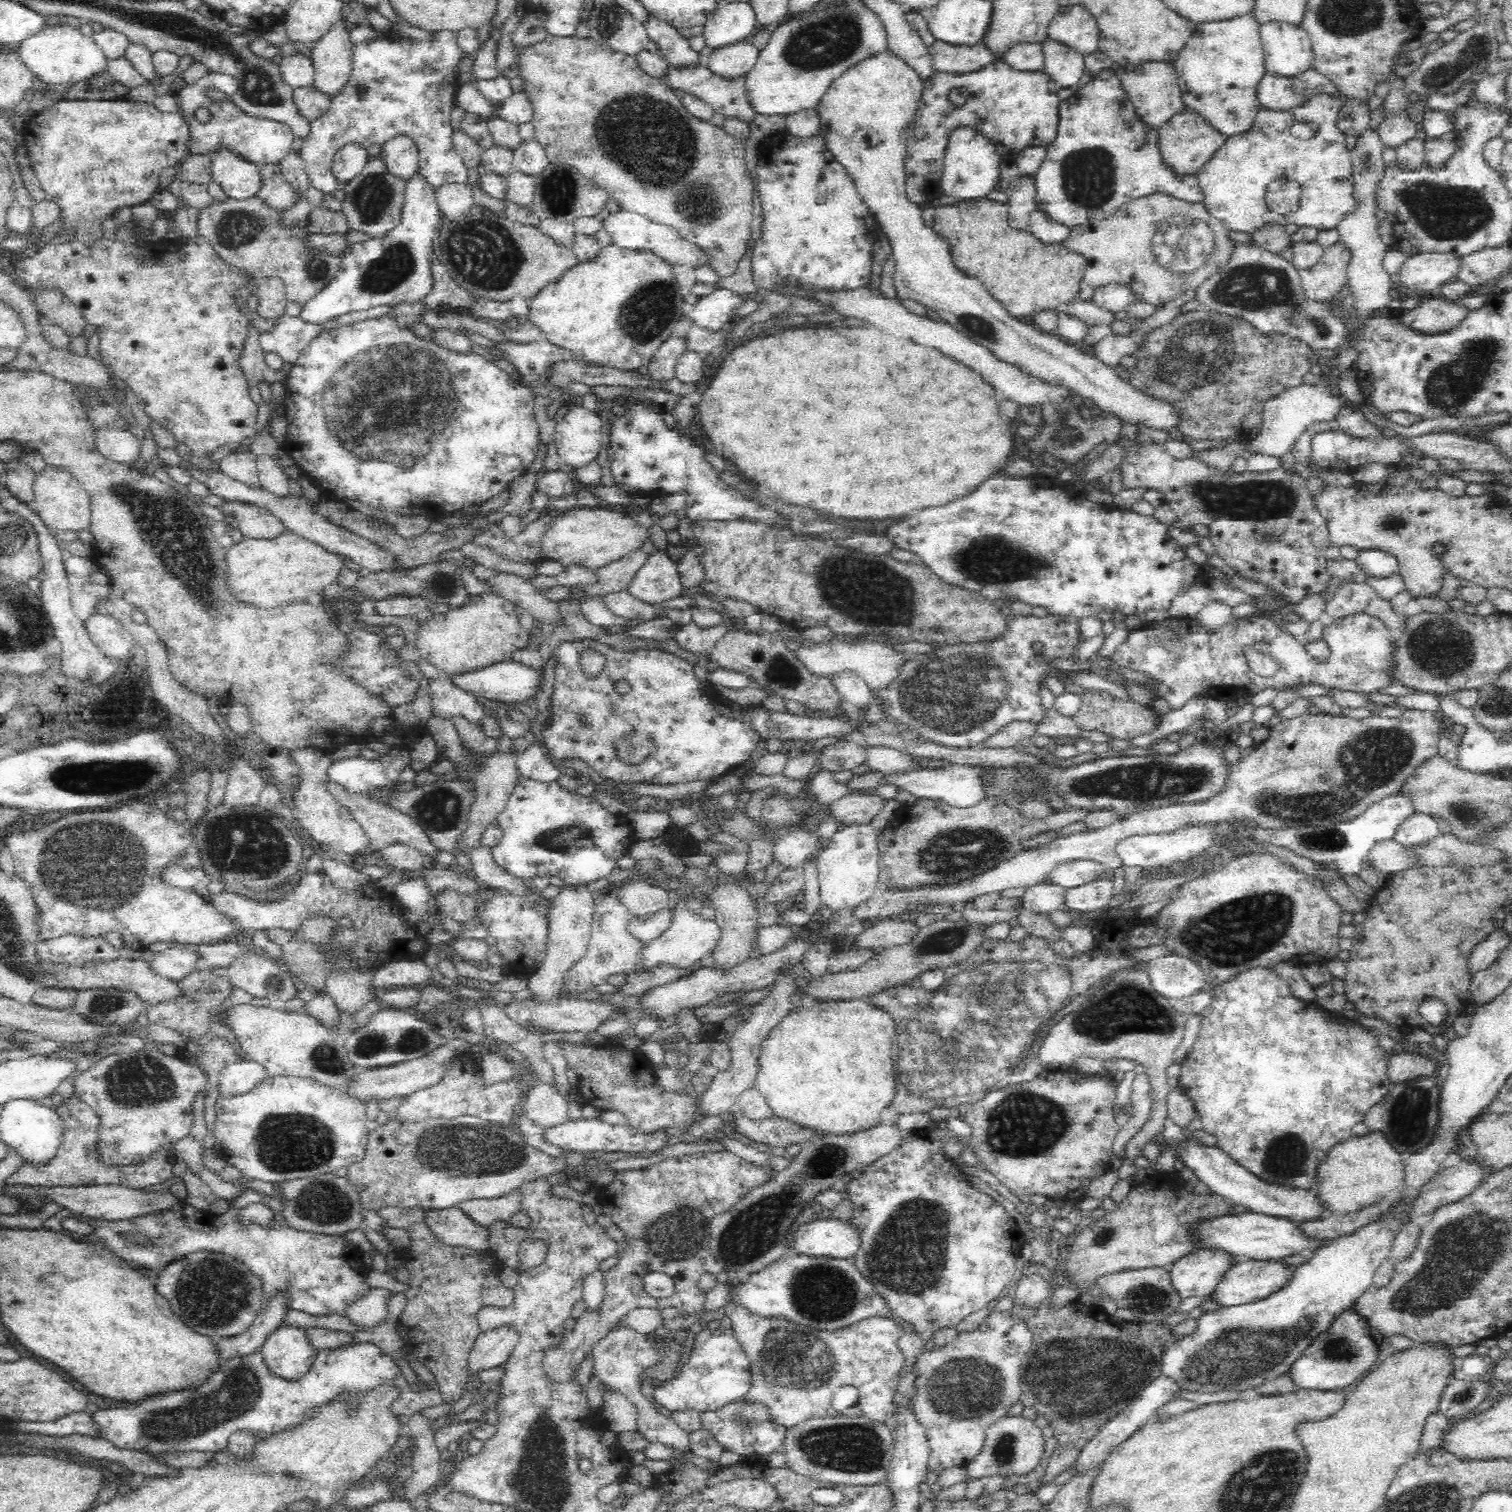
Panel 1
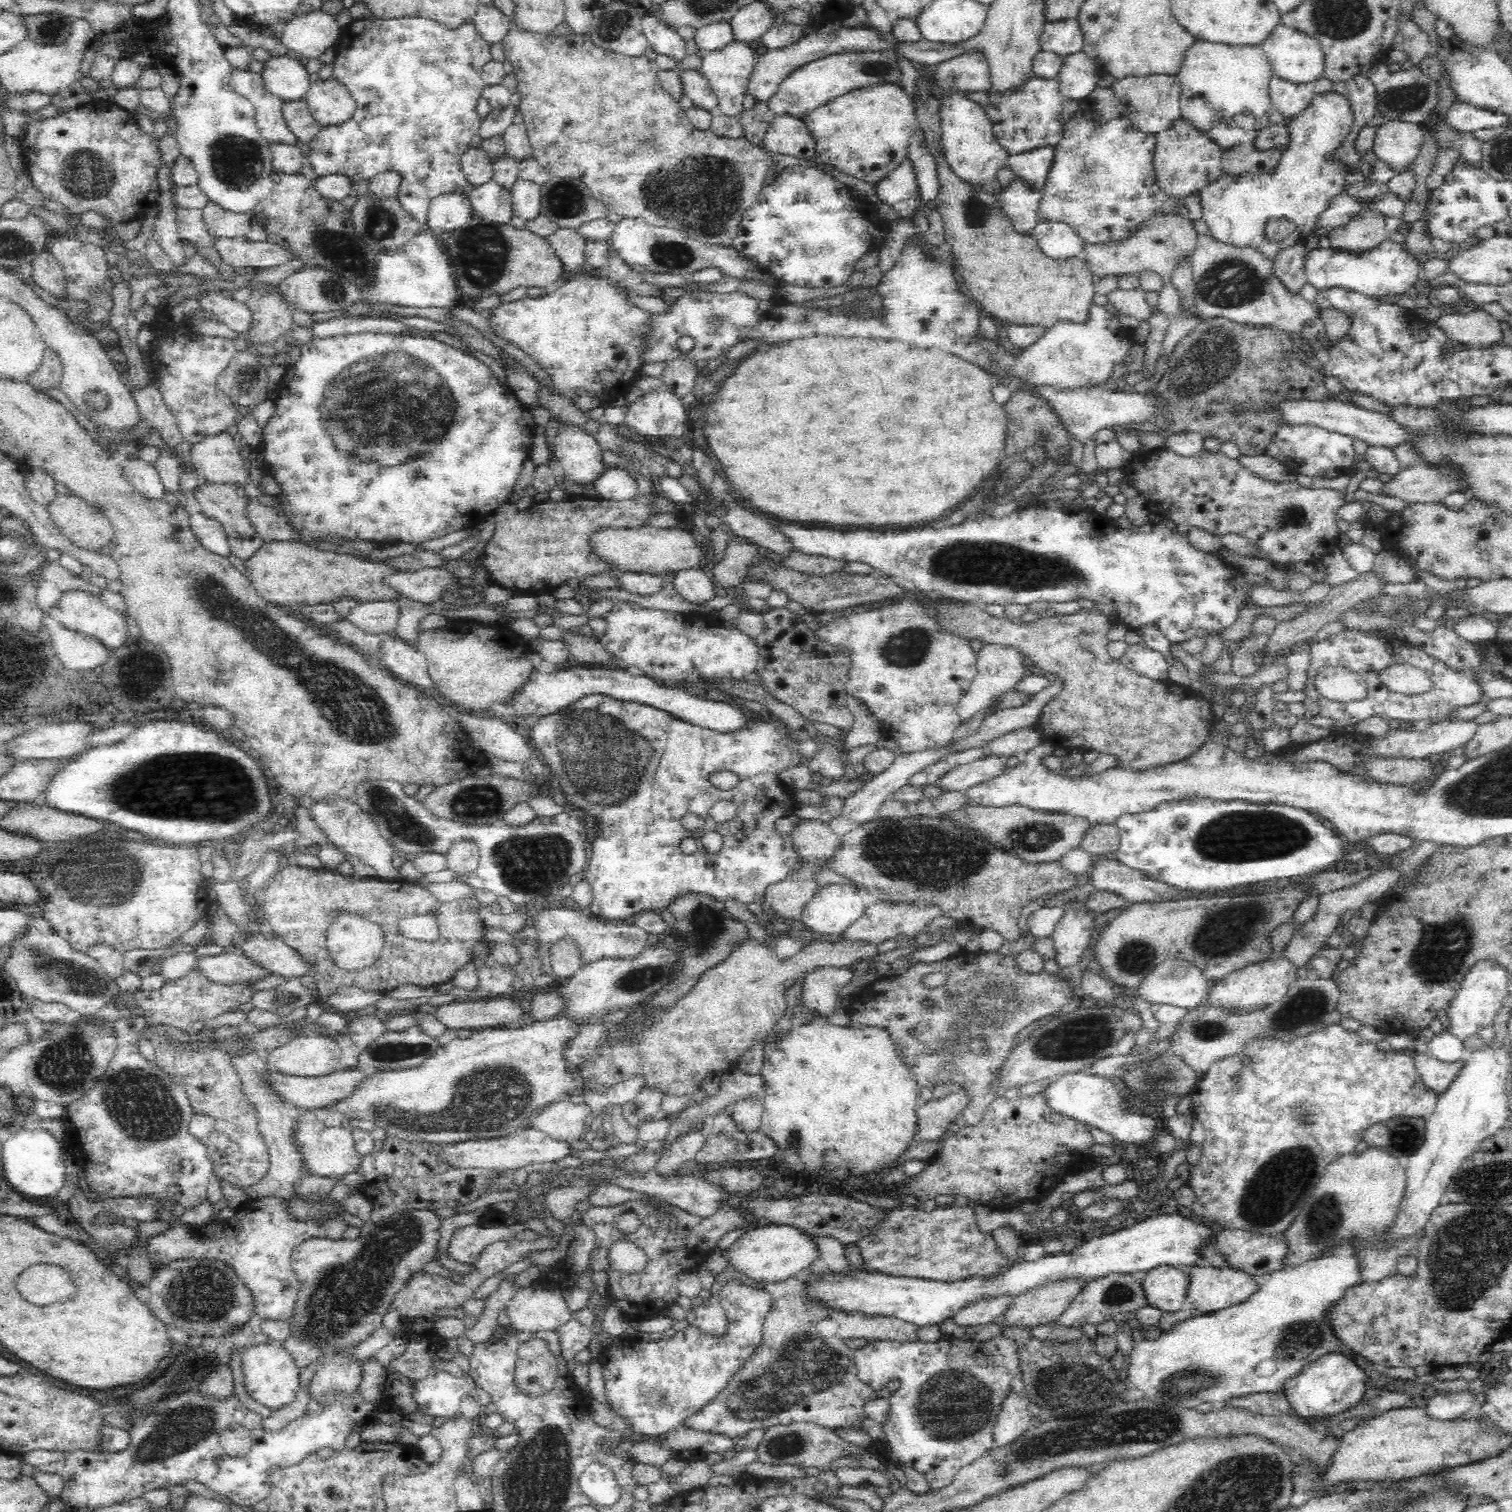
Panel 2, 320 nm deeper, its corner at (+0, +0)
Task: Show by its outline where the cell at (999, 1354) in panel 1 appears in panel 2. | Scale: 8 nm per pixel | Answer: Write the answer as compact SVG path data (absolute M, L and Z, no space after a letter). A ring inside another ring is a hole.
M1004 1335L994 1336L994 1338L984 1340L984 1342L976 1342L976 1340L962 1340L962 1338L945 1336L934 1342L867 1342L858 1345L853 1349L853 1357L856 1361L858 1379L862 1380L864 1384L868 1384L870 1388L880 1391L888 1384L898 1384L895 1391L892 1393L892 1396L889 1398L891 1405L890 1420L882 1423L882 1429L888 1443L888 1446L885 1446L885 1449L888 1452L887 1463L899 1465L899 1462L901 1462L900 1464L904 1464L912 1468L912 1470L916 1470L918 1474L922 1475L928 1481L928 1484L932 1490L938 1490L948 1486L963 1466L972 1464L975 1460L983 1458L988 1451L992 1451L995 1448L993 1444L993 1428L997 1422L998 1413L1001 1412L1001 1407L1004 1400L1012 1391L1013 1379L1015 1379L1016 1376L1020 1377L1022 1374L1022 1371L1020 1370L1020 1353L1018 1353L1018 1345L1014 1339L1004 1337Z

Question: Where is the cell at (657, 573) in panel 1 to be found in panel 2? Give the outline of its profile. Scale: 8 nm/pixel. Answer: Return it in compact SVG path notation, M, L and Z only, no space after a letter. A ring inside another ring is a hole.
M702 569L678 570L674 573L673 587L688 602L702 605L715 597L713 581Z

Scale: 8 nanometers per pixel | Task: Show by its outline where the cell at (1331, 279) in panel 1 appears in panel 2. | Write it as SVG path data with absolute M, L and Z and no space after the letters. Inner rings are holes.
M1362 210L1360 213L1340 230L1326 234L1335 251L1359 255L1361 252L1372 250L1372 247L1388 238L1383 214L1371 210Z

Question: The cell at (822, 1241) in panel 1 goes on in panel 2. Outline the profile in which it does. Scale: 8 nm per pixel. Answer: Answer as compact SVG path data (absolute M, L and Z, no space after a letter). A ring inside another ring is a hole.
M766 1224L746 1232L728 1248L730 1265L757 1281L780 1282L794 1277L796 1272L806 1270L816 1258L820 1249L816 1238L806 1234L800 1227Z

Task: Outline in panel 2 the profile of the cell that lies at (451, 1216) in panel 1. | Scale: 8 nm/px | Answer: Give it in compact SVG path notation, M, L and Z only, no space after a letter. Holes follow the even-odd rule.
M406 1210L389 1212L383 1220L363 1223L356 1239L335 1241L328 1238L307 1238L294 1247L291 1263L300 1279L300 1292L296 1302L296 1314L290 1318L292 1338L282 1342L296 1359L296 1365L303 1370L310 1366L319 1354L332 1354L348 1345L363 1342L378 1328L382 1327L383 1314L392 1305L396 1293L405 1287L406 1281L427 1262L434 1261L438 1252L440 1226L443 1219L433 1210Z

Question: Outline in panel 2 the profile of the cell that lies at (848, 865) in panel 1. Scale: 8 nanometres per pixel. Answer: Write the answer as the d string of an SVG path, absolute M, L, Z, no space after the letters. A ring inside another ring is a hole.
M829 882L819 887L812 900L804 906L801 922L810 931L822 935L841 935L864 915L866 907L861 891L848 882Z

